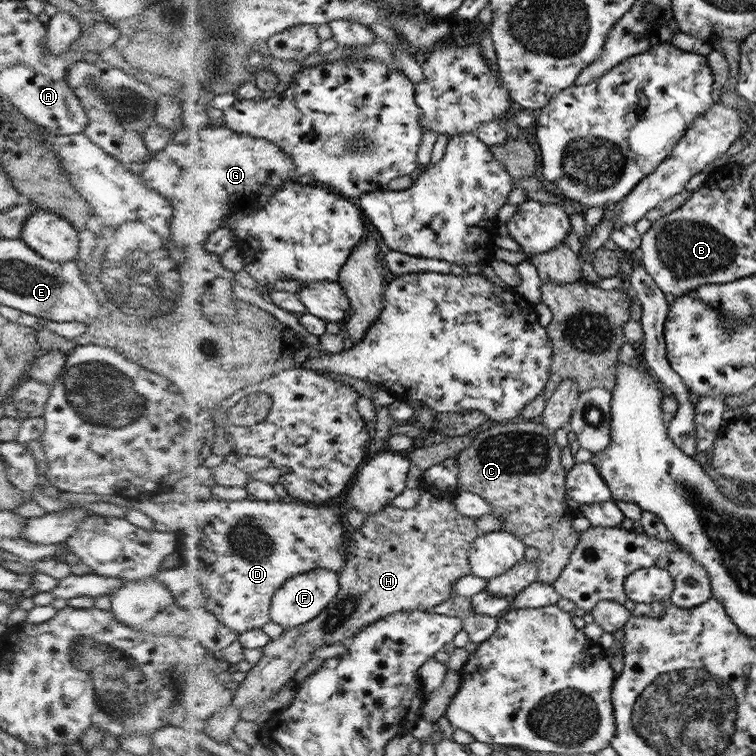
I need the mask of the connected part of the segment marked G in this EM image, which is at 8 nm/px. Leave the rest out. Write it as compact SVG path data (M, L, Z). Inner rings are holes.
M213 124L205 129L180 129L175 131L173 137L168 141L168 144L154 156L150 156L144 164L143 171L138 175L140 180L146 184L148 188L152 188L156 193L160 194L162 197L166 198L168 202L172 204L174 209L174 215L170 220L170 240L177 244L177 247L184 247L190 245L204 245L208 239L211 238L212 233L221 230L223 227L227 226L227 218L230 215L238 213L244 214L244 212L249 212L250 210L255 210L259 206L266 206L270 203L270 200L286 183L296 179L294 174L298 172L298 166L295 162L292 162L290 155L286 154L282 150L281 146L278 146L275 142L268 140L267 138L256 138L252 135L245 135L244 133L236 132L235 130L229 129L223 124Z

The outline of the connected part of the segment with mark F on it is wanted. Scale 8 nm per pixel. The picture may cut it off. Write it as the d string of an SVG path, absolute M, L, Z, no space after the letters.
M320 568L305 572L292 578L275 594L271 620L282 624L287 630L307 625L308 622L318 618L336 600L342 588L340 571Z

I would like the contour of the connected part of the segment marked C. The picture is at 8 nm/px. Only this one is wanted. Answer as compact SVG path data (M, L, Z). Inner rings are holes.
M510 420L504 422L494 422L486 425L483 431L480 432L474 438L474 442L467 448L461 450L460 454L455 458L455 466L458 466L457 473L457 490L464 492L473 492L479 494L488 504L491 506L491 513L502 522L500 530L508 531L514 535L517 535L527 546L530 548L536 548L539 552L537 559L538 563L538 574L537 581L543 582L544 584L552 584L558 580L559 574L563 572L563 569L569 564L571 554L575 550L575 546L579 544L580 532L574 527L575 514L570 511L566 503L566 478L567 471L562 466L562 450L559 444L556 443L554 434L545 427L539 420Z

